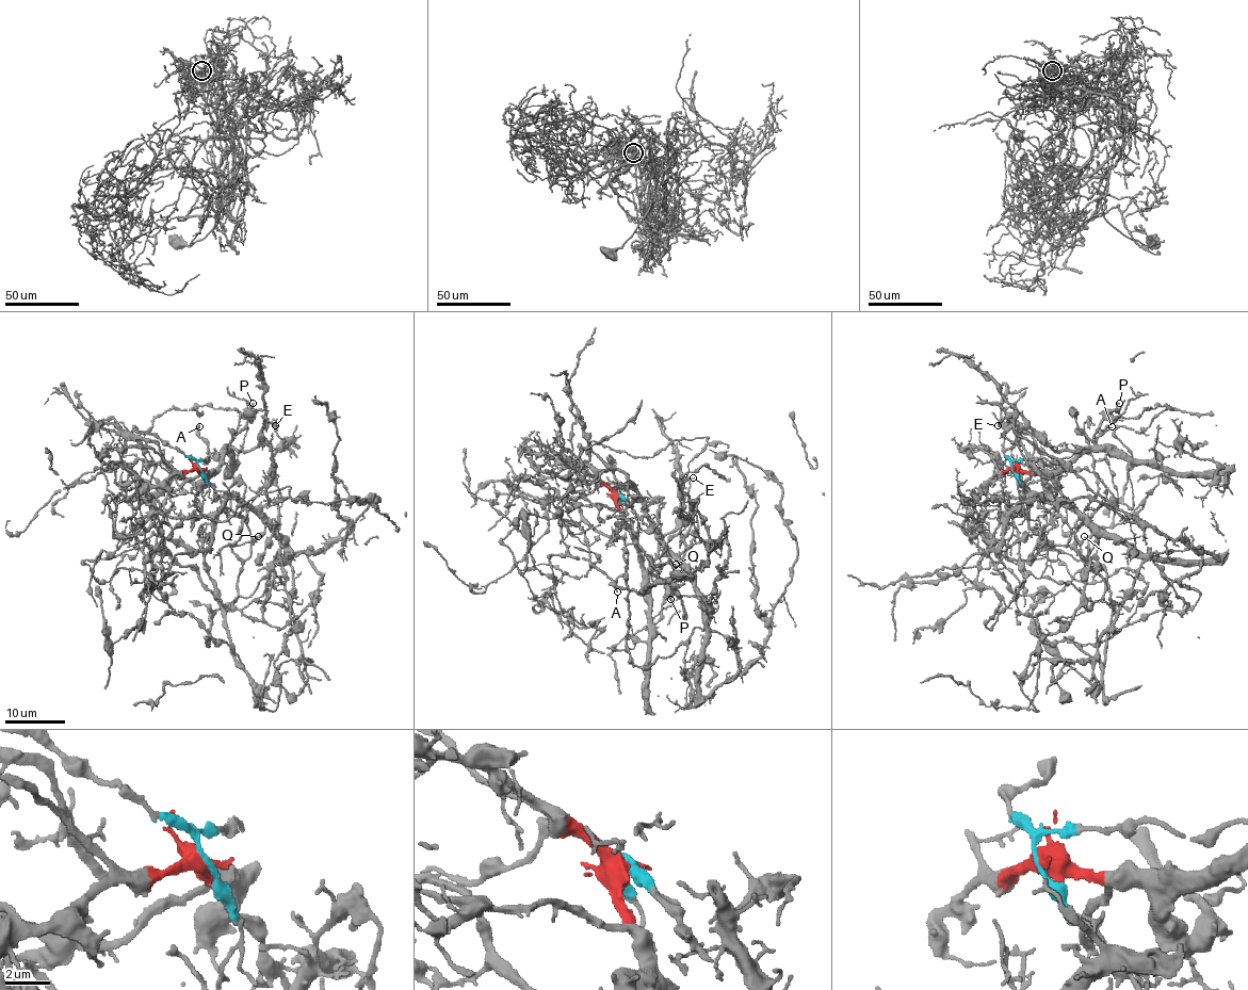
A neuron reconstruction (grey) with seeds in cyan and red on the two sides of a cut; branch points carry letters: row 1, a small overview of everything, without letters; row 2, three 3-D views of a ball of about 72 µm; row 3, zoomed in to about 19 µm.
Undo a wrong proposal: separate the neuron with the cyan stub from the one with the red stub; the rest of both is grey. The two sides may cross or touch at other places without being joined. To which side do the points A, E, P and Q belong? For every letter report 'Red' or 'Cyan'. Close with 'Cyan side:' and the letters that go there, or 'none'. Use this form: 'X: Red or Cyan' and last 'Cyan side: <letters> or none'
A: Cyan
E: Red
P: Red
Q: Cyan
Cyan side: A, Q

